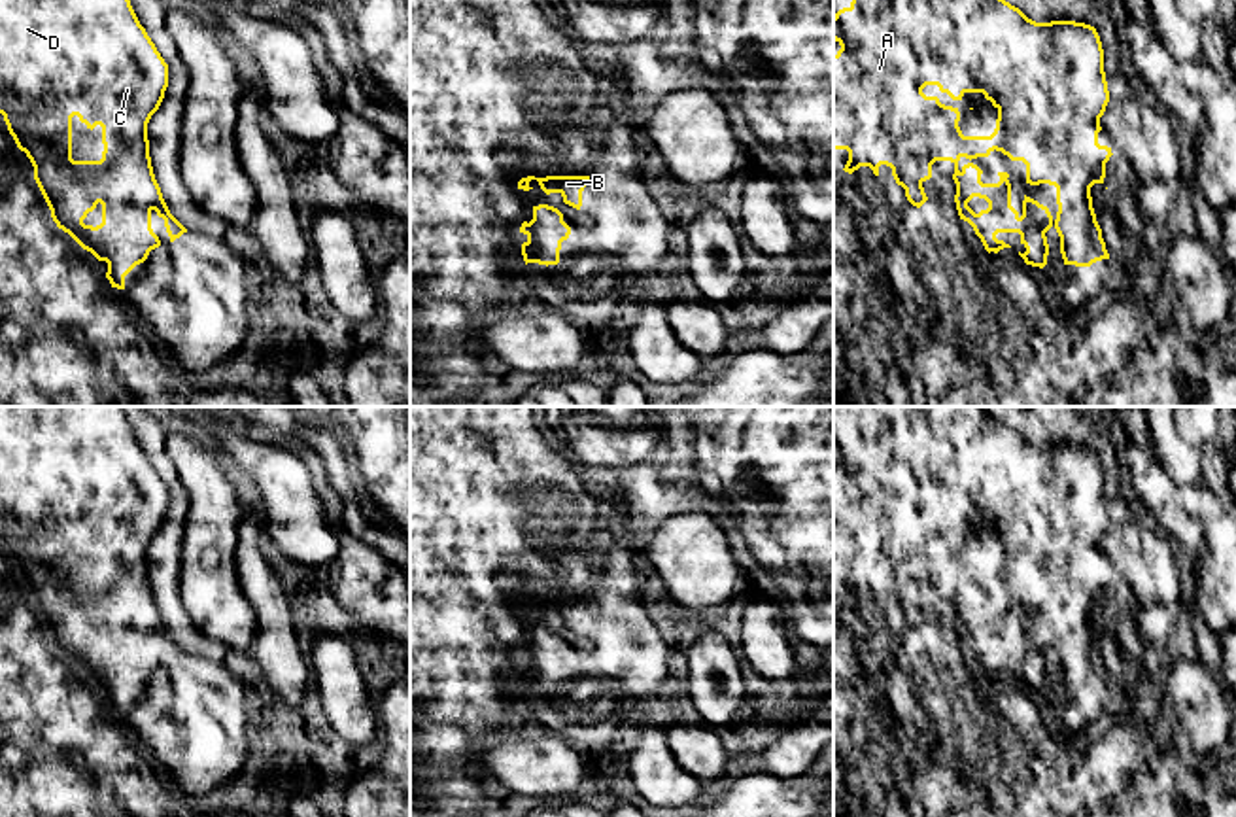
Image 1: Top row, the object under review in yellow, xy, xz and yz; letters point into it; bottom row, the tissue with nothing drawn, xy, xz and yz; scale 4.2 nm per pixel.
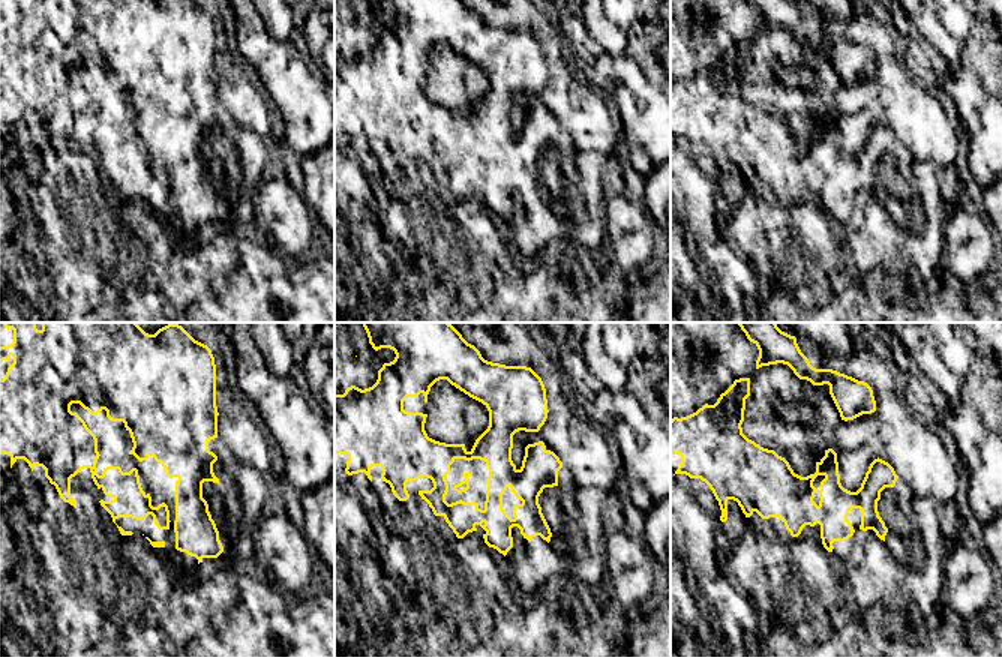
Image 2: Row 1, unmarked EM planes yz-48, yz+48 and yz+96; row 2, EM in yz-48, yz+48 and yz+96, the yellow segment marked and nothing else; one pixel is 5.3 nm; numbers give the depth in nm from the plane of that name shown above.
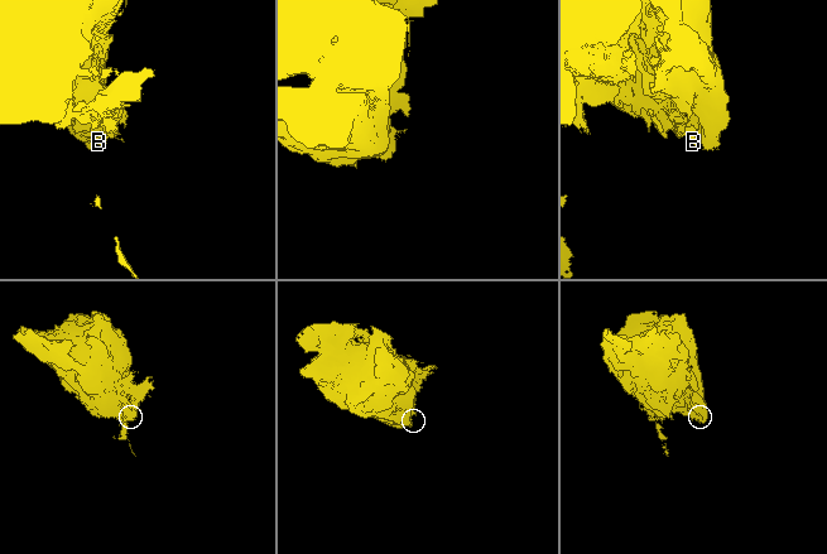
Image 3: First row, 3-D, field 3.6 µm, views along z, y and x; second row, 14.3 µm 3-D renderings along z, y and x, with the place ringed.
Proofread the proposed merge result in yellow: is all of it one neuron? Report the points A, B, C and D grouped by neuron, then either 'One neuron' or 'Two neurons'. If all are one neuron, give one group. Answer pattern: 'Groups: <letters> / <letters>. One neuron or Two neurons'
Groups: A B C D. One neuron

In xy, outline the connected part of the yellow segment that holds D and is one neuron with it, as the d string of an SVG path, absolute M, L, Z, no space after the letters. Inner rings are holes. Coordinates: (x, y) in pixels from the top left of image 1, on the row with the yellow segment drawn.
M0 0L0 113L17 148L34 166L34 180L59 229L68 233L83 250L108 263L106 278L112 287L125 289L125 276L161 246L151 229L151 212L164 219L170 242L187 229L170 214L155 180L147 123L159 110L168 87L168 64L140 25L130 0ZM72 117L87 129L102 127L102 159L72 159ZM102 204L102 223L93 227L83 219Z

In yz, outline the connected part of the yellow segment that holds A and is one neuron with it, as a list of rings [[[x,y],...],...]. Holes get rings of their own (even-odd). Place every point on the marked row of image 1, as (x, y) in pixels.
[[[852,0],[849,8],[833,15],[833,40],[841,45],[833,55],[833,149],[849,151],[845,172],[852,174],[860,166],[869,166],[879,176],[879,166],[886,165],[896,183],[905,189],[907,200],[920,208],[928,200],[922,183],[932,178],[932,165],[951,161],[958,216],[973,227],[988,253],[1011,248],[996,238],[998,233],[1019,233],[1026,248],[1019,255],[1026,265],[1043,269],[1049,255],[1045,233],[1055,227],[1064,265],[1090,267],[1109,259],[1090,197],[1090,187],[1104,183],[1106,163],[1113,155],[1111,148],[1098,144],[1100,117],[1109,102],[1109,91],[1104,49],[1094,26],[1075,21],[1036,23],[1005,0]],[[926,85],[937,85],[953,100],[962,100],[966,93],[983,93],[998,110],[994,132],[964,136],[958,127],[958,108],[941,104],[937,96],[926,96],[922,93]],[[994,149],[1026,165],[1026,183],[1056,187],[1058,212],[1055,217],[1047,206],[1026,195],[1019,214],[1011,206],[1007,172],[998,172],[998,183],[981,182],[983,170],[971,161],[988,157]],[[973,197],[985,199],[988,208],[975,214],[968,206]]]

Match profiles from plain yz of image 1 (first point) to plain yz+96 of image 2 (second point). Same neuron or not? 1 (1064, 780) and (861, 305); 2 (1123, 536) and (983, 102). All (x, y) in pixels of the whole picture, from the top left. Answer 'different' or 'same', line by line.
1: same
2: different

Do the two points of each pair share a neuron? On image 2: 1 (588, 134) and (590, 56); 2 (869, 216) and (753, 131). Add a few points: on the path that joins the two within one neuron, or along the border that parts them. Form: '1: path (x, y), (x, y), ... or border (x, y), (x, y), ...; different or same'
1: border (591, 86), (599, 92); different
2: path (842, 198), (821, 177), (800, 174), (782, 158); same

